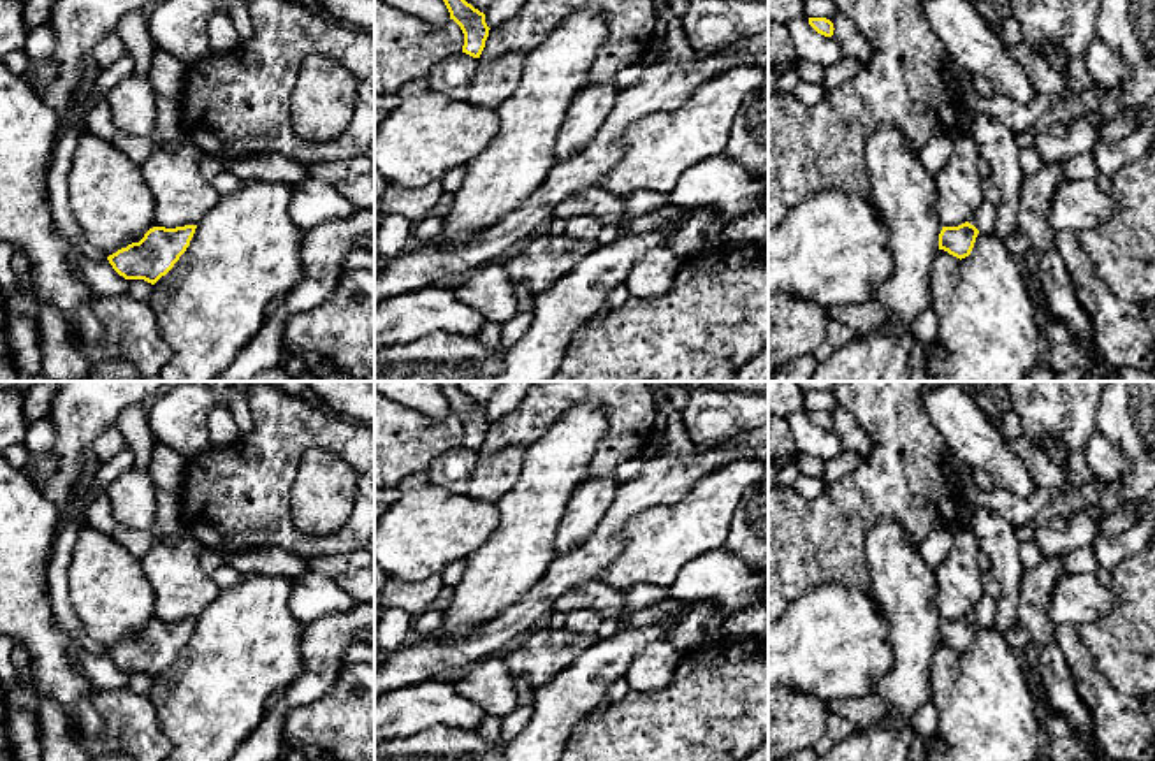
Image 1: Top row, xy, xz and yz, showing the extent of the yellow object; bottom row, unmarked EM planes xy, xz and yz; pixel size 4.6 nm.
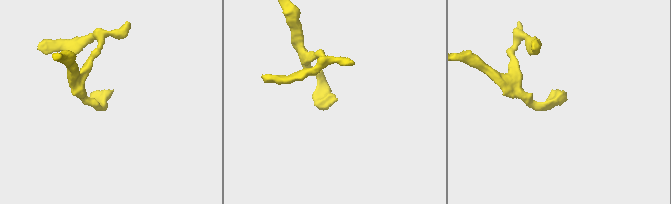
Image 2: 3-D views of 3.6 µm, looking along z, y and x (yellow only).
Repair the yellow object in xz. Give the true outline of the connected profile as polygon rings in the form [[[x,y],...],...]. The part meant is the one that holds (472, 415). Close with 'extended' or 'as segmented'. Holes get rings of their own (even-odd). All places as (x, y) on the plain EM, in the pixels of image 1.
[[[438,381],[438,385],[450,406],[450,413],[454,413],[464,427],[462,446],[480,452],[490,424],[485,417],[485,408],[468,397],[455,381]]]; as segmented

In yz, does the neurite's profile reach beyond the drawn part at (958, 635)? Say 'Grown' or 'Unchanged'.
Grown

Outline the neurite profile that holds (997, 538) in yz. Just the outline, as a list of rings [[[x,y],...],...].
[[[977,506],[972,511],[972,525],[979,548],[988,555],[1002,596],[997,599],[993,629],[1006,633],[1018,624],[1018,596],[1021,583],[1020,541],[1016,527],[992,508]]]

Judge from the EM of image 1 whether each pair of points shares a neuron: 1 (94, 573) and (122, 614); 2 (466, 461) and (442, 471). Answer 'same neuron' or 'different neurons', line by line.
1: same neuron
2: same neuron

